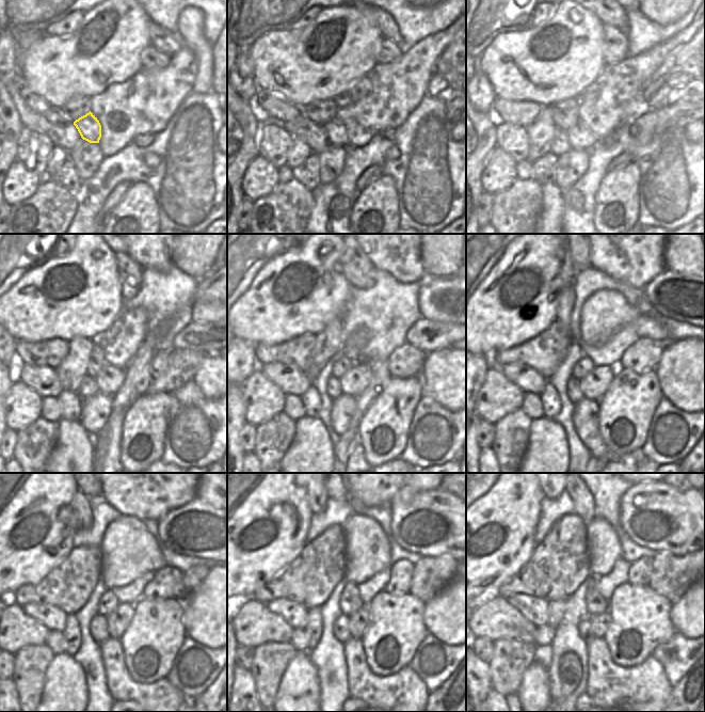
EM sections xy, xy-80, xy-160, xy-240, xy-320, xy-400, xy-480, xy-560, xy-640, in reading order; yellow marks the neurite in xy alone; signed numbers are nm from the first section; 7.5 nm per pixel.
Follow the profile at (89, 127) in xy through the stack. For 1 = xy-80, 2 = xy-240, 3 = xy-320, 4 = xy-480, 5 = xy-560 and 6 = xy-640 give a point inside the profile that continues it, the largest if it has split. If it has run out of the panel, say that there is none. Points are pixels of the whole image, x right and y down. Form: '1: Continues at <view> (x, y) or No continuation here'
1: Continues at xy-80 (335, 130)
2: Continues at xy-240 (110, 378)
3: Continues at xy-320 (353, 382)
4: Continues at xy-480 (118, 620)
5: Continues at xy-560 (358, 621)
6: Continues at xy-640 (601, 622).

